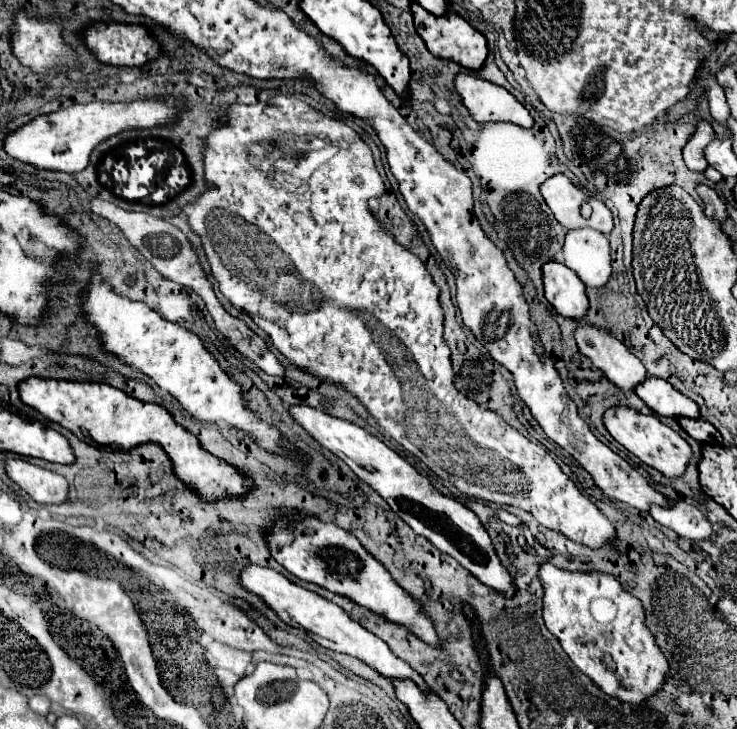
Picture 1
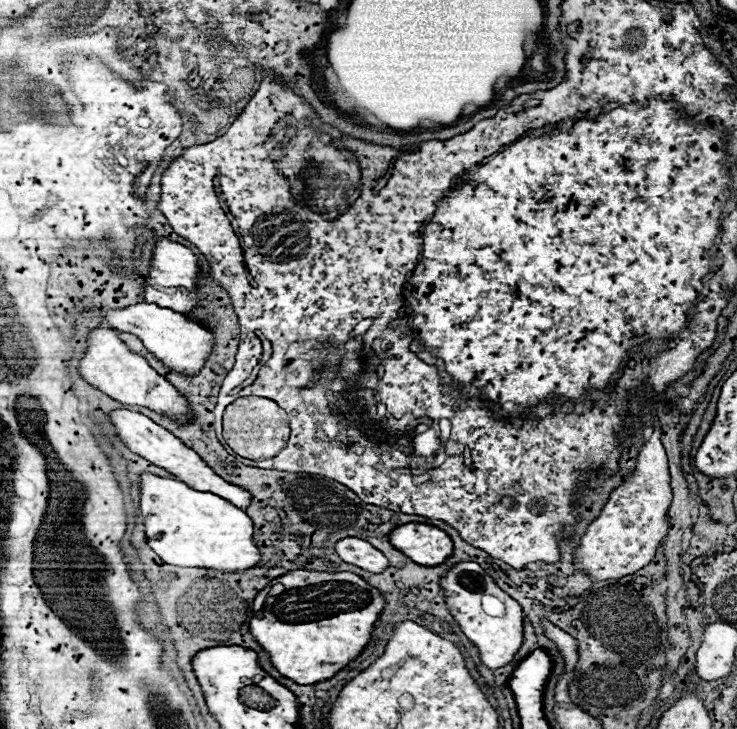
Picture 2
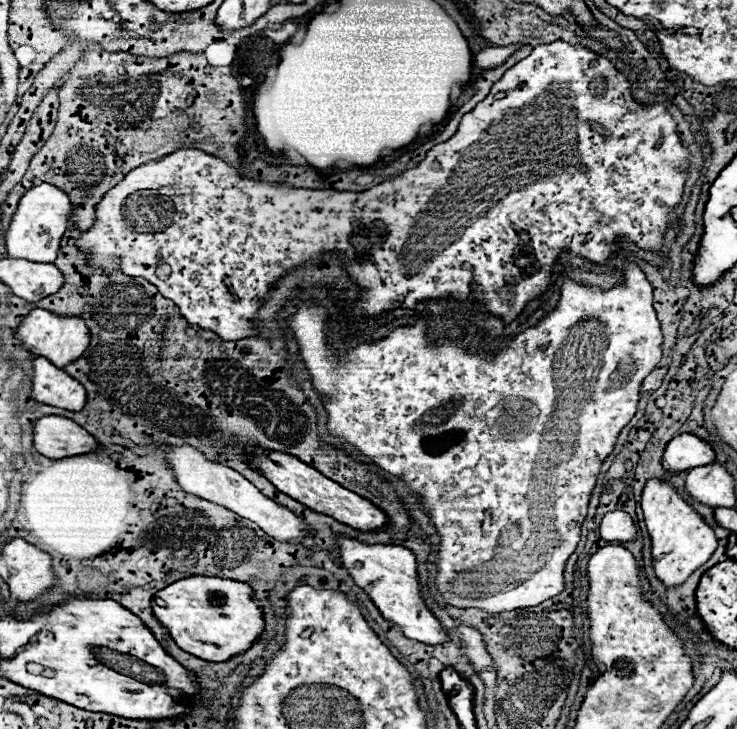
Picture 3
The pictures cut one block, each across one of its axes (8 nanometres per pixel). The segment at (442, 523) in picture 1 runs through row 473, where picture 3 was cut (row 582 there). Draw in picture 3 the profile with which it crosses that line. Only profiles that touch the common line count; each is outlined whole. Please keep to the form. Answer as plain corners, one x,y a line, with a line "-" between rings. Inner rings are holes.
344,534
336,536
336,544
342,568
348,570
354,584
370,596
380,614
388,622
392,622
406,638
430,646
450,640
446,628
430,614
430,610
422,602
416,574
416,556
408,548
394,544
368,544
356,538
346,538

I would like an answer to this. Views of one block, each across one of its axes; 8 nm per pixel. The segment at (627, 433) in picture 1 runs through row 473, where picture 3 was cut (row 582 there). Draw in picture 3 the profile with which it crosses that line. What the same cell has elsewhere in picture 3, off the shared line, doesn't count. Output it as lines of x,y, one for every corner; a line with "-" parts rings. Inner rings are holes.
664,480
646,482
646,488
642,492
642,510
652,542
652,562
656,578
668,588
684,584
686,578
714,554
718,546
714,530

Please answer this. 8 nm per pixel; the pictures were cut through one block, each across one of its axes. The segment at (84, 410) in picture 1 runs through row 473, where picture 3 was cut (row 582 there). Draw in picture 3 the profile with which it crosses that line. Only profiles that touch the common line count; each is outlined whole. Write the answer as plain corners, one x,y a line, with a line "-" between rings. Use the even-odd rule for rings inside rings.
182,578
160,590
160,594
152,598
150,606
162,628
184,652
210,662
224,662
248,650
264,630
262,610
252,598
252,588
230,578

